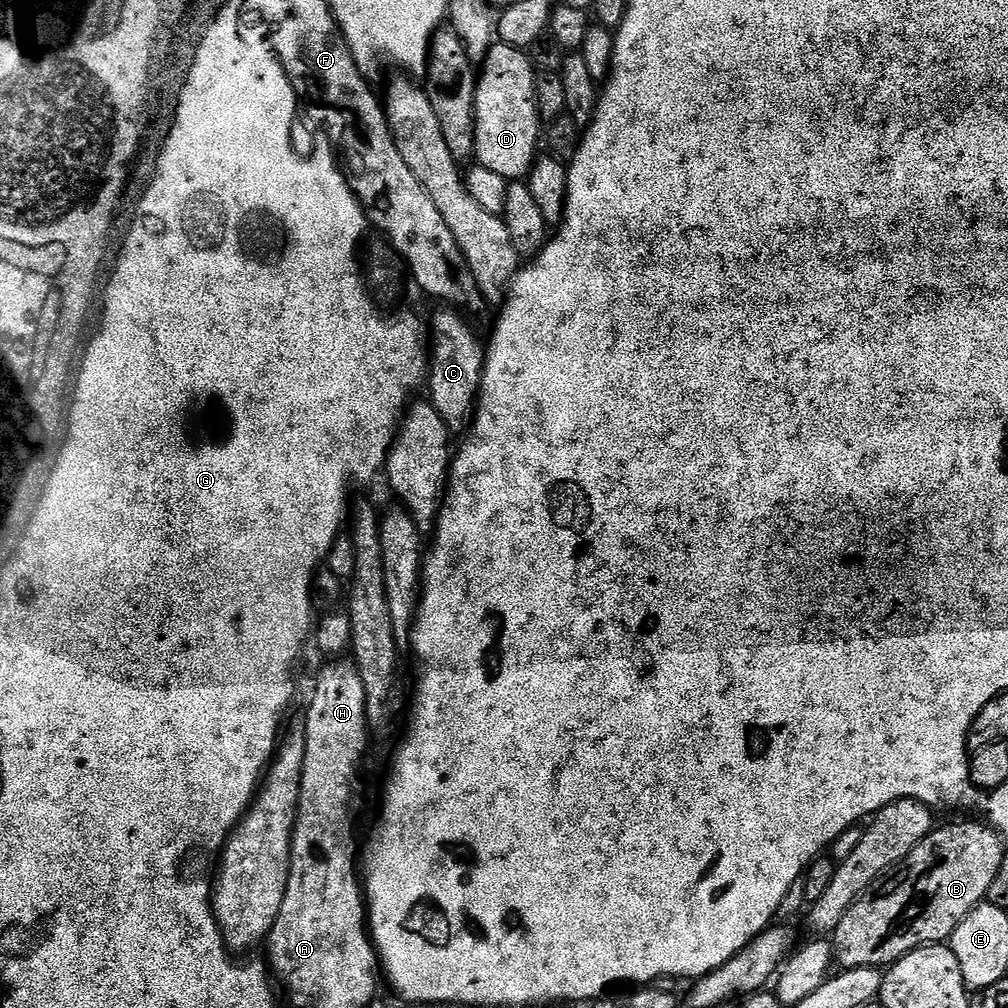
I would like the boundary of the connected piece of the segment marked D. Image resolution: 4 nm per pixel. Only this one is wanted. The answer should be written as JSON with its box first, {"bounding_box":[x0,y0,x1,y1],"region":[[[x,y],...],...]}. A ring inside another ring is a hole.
{"bounding_box":[475,42,542,182],"region":[[[503,42],[491,45],[484,57],[482,71],[476,82],[476,146],[475,163],[486,170],[492,170],[507,182],[520,182],[531,173],[538,158],[536,147],[540,144],[542,121],[536,108],[536,78],[534,65],[527,51],[515,48]]]}

